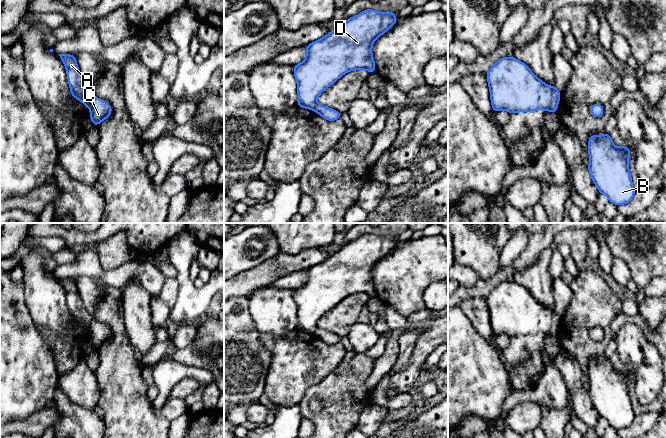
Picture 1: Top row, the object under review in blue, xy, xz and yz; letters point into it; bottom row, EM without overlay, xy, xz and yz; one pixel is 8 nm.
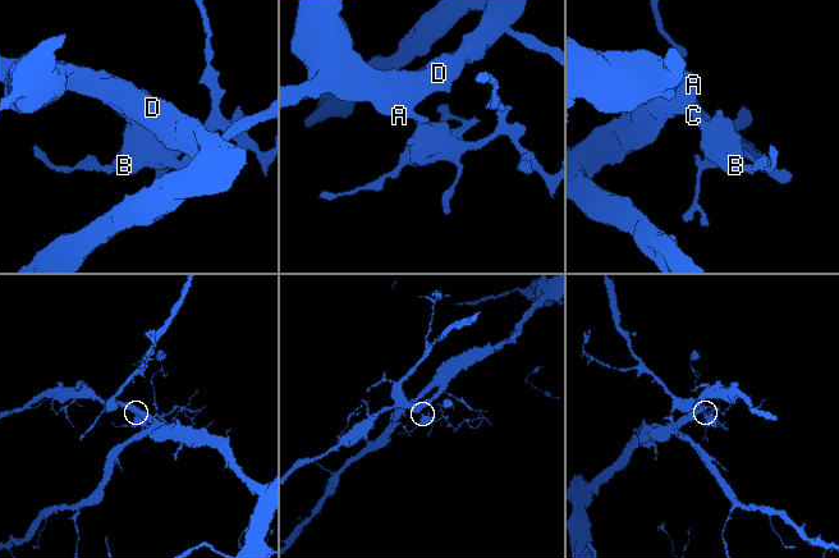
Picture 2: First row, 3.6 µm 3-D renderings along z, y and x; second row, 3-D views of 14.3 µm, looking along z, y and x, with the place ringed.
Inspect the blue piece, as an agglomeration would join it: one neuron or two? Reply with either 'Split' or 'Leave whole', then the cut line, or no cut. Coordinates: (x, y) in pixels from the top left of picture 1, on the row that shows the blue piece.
Split. Split along xy (92, 95), (89, 106)

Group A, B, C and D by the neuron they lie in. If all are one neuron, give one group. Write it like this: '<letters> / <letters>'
A D / B C

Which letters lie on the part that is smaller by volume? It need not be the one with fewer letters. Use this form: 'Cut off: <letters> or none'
Cut off: B, C

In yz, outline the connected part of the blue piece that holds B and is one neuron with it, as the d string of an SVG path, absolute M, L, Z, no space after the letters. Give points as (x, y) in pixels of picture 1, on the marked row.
M607 132L590 135L588 142L589 174L600 194L617 206L629 203L635 194L629 171L630 149L616 147Z

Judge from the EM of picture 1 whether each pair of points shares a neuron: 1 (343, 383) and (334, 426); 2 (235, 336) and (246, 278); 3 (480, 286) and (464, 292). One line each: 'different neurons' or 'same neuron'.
1: same neuron
2: different neurons
3: same neuron

